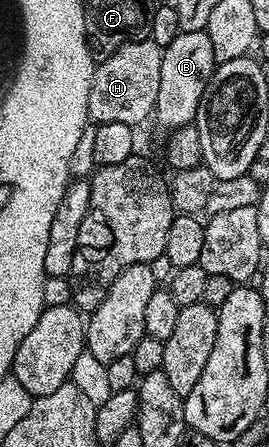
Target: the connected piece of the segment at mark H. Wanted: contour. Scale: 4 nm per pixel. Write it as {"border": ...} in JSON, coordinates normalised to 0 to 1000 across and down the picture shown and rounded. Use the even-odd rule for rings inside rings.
{"border":[[[565,83],[494,87],[357,143],[331,210],[331,262],[349,277],[442,271],[506,286],[509,275],[580,251],[602,112]]]}

